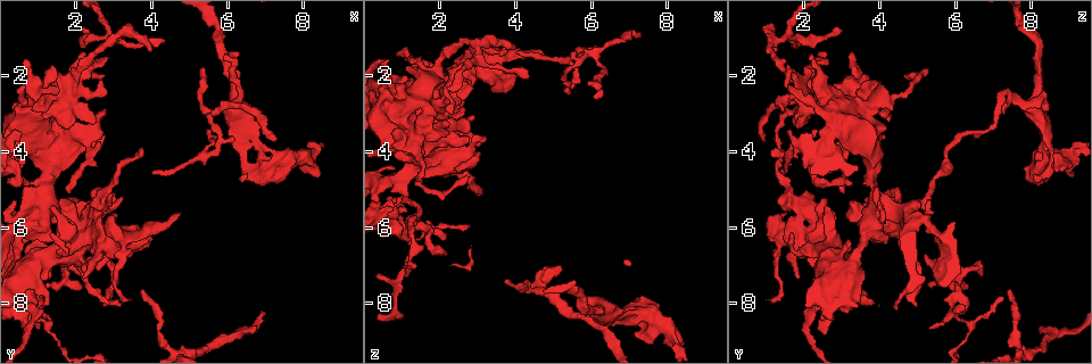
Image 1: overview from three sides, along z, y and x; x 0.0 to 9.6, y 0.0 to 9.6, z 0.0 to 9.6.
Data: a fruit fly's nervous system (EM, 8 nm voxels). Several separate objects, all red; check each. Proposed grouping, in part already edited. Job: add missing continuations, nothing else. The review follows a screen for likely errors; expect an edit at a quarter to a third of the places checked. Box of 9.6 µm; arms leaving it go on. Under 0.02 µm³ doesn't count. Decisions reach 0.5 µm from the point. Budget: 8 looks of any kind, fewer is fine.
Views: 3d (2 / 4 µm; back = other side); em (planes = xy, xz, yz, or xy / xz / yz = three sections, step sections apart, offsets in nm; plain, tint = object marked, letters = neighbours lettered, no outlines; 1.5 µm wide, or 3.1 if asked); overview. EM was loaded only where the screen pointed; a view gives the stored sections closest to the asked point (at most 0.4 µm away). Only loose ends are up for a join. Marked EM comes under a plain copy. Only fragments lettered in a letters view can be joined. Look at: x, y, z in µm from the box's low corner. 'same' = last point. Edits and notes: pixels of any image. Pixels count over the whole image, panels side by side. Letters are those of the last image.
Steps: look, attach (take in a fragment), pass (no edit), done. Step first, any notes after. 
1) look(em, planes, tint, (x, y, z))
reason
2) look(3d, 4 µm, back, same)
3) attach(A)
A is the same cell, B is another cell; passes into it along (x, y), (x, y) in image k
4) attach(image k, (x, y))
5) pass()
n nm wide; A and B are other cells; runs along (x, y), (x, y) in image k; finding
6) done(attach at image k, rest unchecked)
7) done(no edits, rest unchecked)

look(3d, 4 µm, (7.30, 3.75, 1.00))
branch stops here

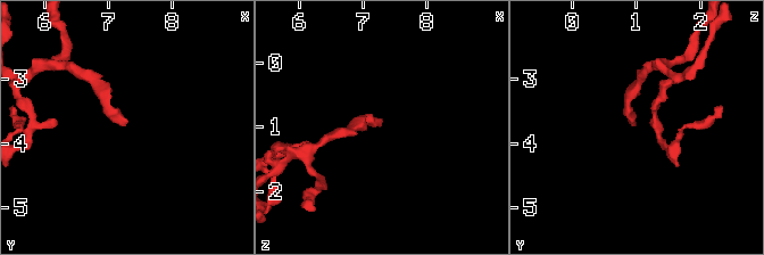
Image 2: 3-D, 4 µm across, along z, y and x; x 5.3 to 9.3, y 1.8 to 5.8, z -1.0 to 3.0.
look(em, xy, step 4, tint, (7.30, 3.70, 0.95))

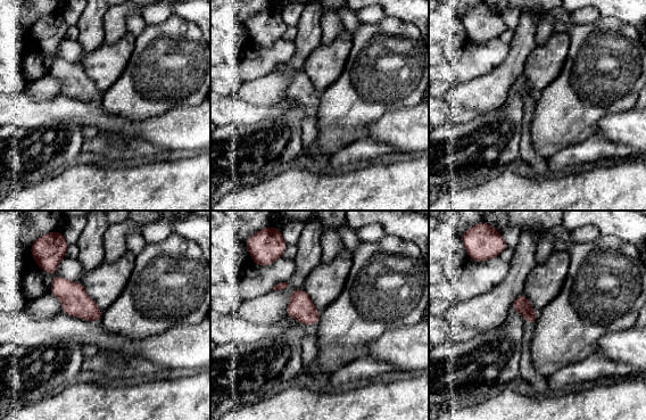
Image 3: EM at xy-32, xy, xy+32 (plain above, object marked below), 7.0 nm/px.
look(em, planes, letters, same)

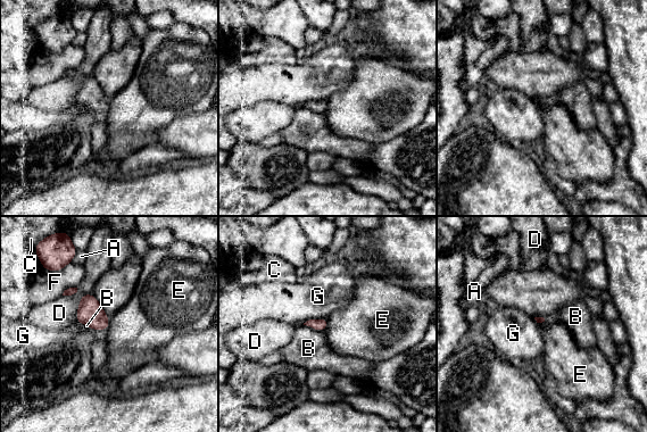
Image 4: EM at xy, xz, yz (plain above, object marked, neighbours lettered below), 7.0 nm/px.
pass()
A, B, C, D, E, F and G are other cells; border along (328, 318), (328, 325), (324, 330) in image 4; none of them fits

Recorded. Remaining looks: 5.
look(3d, 2 µm, back, (5.45, 3.45, 2.30))
branch stops here

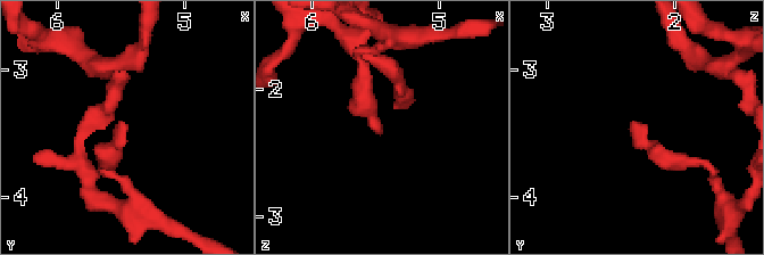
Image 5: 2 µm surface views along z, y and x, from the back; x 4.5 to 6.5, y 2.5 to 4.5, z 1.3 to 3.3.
look(em, xy, step 8, letters, (5.46, 3.42, 2.32))

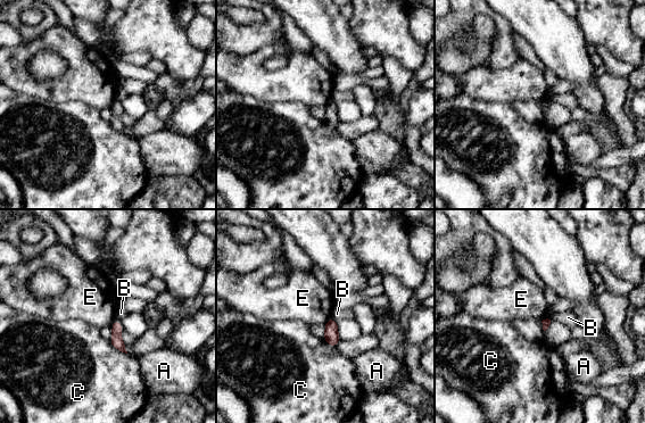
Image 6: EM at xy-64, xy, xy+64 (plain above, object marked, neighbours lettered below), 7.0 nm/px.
pass()
A, B, C and E are other cells; border along (330, 316), (324, 325) in image 6; none of them fits

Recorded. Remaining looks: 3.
look(3d, 4 µm, (6.05, 1.35, 2.55))
free end

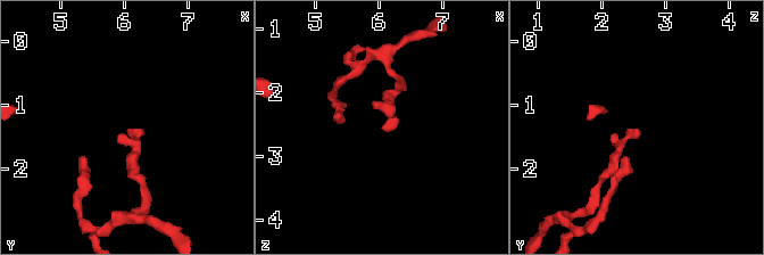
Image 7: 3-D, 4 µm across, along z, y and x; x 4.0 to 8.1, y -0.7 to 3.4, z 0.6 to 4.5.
look(em, xz, step 4, letters, (6.05, 1.40, 2.60))

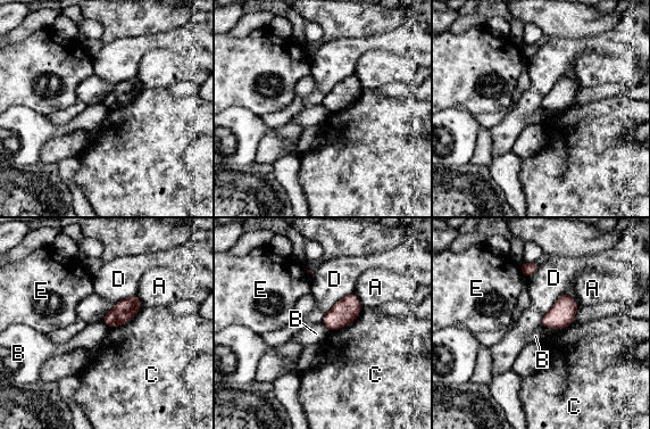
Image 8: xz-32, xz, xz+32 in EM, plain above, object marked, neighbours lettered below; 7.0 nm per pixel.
pass()
A, B, C, D and E are other cells; border along (102, 320), (109, 327) in image 8; no lettered fragment goes on from it

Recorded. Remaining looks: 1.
look(em, planes, letters, (8.40, 4.65, 9.10))

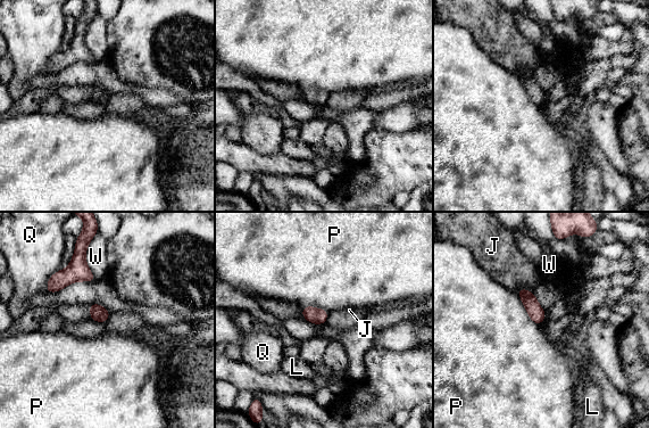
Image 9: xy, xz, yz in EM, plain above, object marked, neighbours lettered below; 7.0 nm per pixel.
pass()
J, L, P, Q and W are other cells; none of them fits

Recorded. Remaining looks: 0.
done(no edits, rest unchecked)

